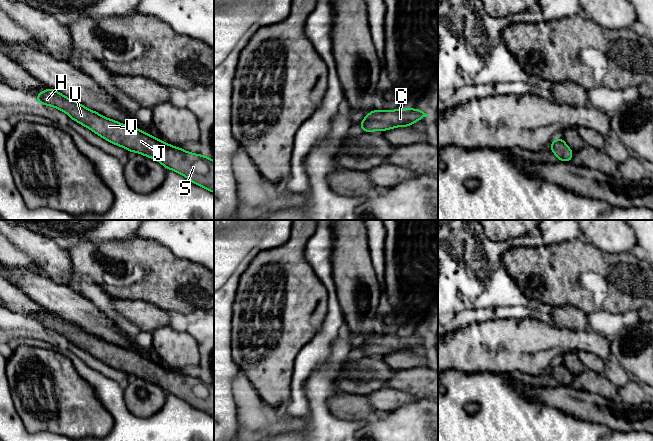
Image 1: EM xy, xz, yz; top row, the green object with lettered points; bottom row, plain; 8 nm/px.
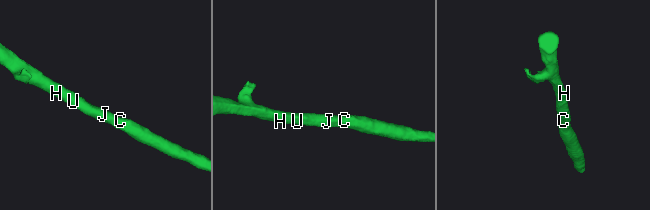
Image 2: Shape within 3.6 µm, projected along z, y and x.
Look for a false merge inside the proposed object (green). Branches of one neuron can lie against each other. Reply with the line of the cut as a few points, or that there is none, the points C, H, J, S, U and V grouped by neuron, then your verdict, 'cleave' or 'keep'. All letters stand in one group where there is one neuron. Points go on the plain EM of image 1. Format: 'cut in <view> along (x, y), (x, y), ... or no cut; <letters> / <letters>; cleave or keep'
no cut; C H J S U V; keep

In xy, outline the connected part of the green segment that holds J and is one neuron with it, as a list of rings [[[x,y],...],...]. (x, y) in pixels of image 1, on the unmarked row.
[[[53,313],[41,315],[36,323],[39,328],[65,336],[70,343],[108,366],[157,384],[166,393],[171,393],[214,417],[214,385],[210,381],[184,375],[181,371],[164,367],[139,352],[108,343]]]

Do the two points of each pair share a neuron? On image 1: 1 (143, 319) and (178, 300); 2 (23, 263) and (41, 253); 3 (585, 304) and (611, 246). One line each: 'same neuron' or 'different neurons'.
1: different neurons
2: different neurons
3: different neurons

